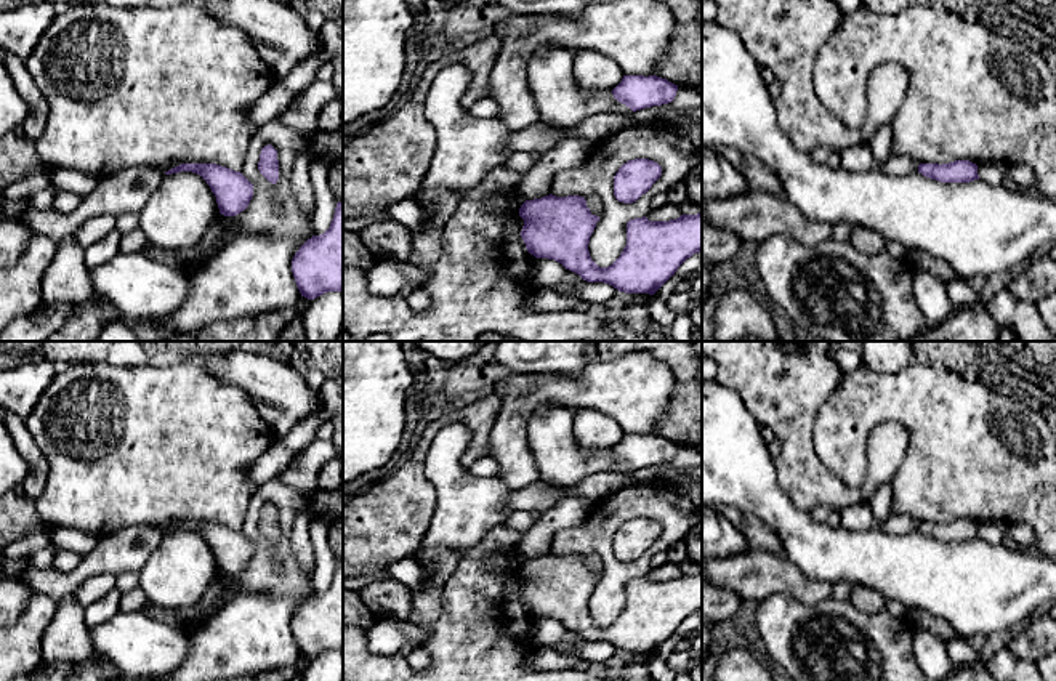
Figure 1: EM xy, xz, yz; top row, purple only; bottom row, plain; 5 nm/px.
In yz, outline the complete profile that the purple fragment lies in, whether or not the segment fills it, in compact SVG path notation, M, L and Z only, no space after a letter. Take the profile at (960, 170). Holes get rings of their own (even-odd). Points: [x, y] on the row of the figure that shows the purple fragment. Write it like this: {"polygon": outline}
{"polygon": "M969 160L950 163L920 163L918 173L941 183L969 183L979 179L977 165Z"}

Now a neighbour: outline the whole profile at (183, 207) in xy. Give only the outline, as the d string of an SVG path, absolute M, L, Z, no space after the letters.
M192 171L165 175L139 212L139 229L162 250L199 247L205 231L220 216L216 197L207 181Z

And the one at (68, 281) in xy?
M123 168L101 178L74 212L59 213L30 205L16 216L32 232L45 234L56 242L54 258L42 282L46 303L77 304L95 296L85 264L85 250L75 242L77 231L93 216L117 218L123 213L139 213L163 178L165 171L160 168Z

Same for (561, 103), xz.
M553 45L540 46L530 54L527 83L538 109L538 122L570 128L598 112L633 114L612 91L583 91L574 79L574 59L575 51Z

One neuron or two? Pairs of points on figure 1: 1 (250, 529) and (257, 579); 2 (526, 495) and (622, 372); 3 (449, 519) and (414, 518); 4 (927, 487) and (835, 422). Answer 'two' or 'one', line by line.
1: one
2: two
3: two
4: one

